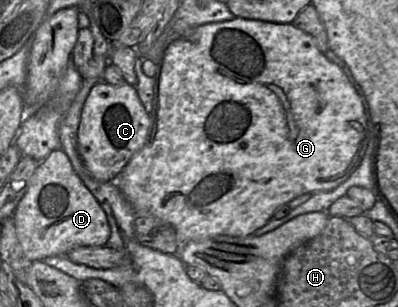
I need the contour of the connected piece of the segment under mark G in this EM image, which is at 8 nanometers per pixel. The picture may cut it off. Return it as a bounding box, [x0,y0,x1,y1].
[112,17,368,246]

